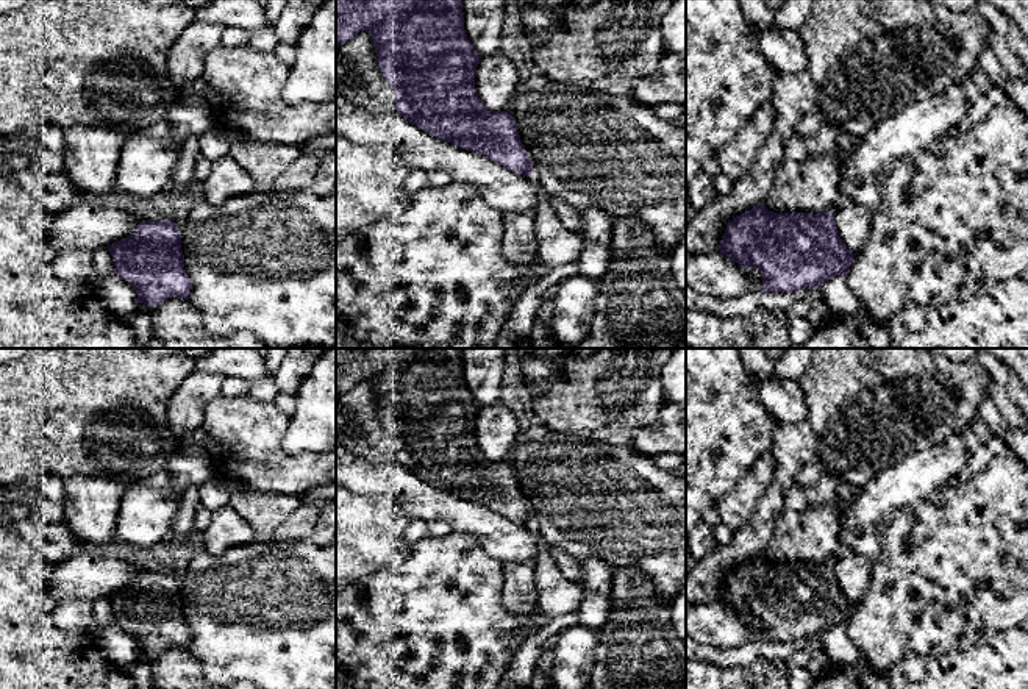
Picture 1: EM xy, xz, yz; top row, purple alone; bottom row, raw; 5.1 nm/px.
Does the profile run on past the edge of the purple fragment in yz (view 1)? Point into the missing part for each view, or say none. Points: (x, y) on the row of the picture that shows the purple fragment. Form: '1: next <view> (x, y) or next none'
1: next none

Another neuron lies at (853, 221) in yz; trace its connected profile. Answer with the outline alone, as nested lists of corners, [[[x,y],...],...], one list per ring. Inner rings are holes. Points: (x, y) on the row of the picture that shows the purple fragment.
[[[847,195],[833,209],[837,233],[850,253],[859,255],[870,239],[872,216]]]

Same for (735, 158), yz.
[[[766,102],[737,136],[716,152],[714,159],[726,177],[736,181],[751,169],[756,153],[770,139],[775,119],[773,103]]]

